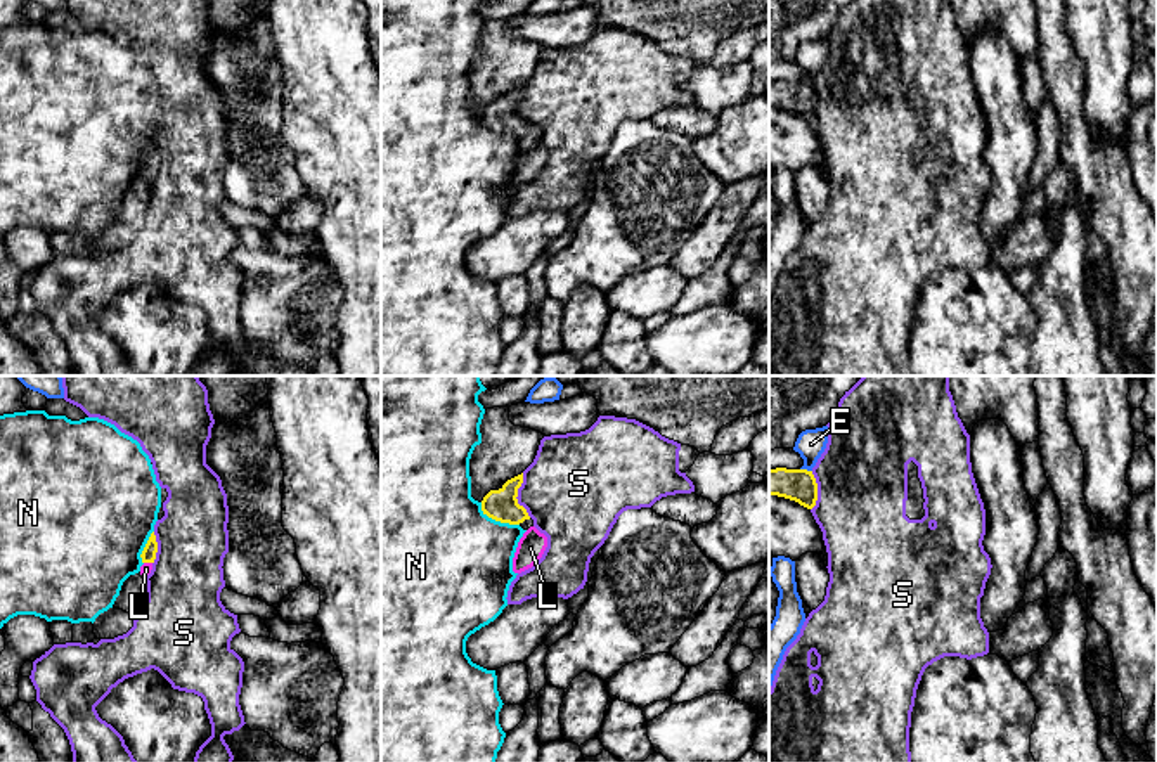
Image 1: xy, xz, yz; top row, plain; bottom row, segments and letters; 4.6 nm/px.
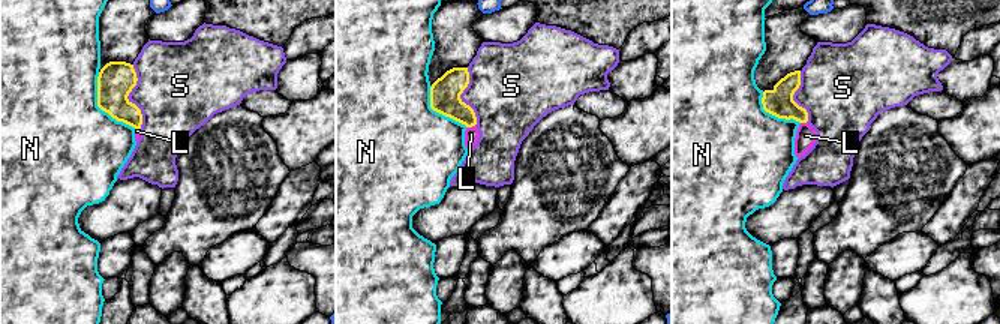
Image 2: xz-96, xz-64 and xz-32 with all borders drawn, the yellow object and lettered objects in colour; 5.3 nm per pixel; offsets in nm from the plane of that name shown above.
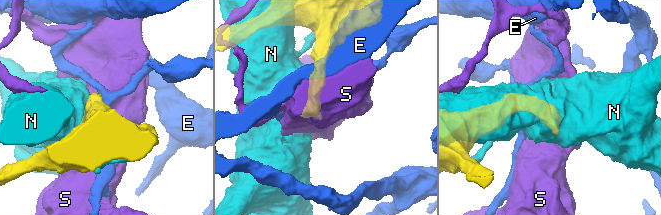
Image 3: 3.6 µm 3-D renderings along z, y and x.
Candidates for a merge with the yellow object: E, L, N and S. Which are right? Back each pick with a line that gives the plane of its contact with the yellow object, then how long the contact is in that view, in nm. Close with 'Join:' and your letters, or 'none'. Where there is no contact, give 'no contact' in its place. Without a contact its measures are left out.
L: contact in xy; length 40 nm
Join: L

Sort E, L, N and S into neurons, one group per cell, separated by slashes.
E / L / N / S

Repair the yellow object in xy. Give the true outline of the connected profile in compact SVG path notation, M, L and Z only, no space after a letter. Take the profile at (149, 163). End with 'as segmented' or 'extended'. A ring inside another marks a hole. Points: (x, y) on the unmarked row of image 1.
M154 144L151 145L140 170L142 170L142 178L140 178L140 187L145 190L151 182L152 182L152 175L156 171L156 165L158 165L158 154L156 154L156 147Z; extended

